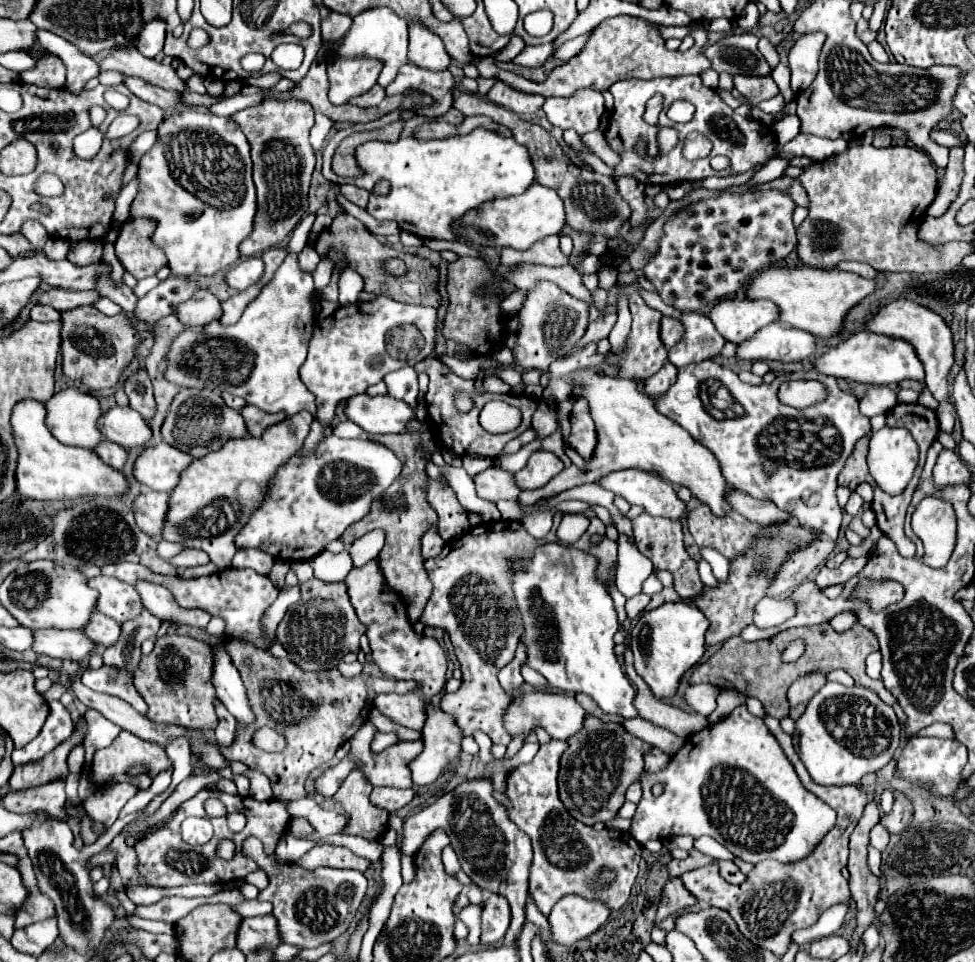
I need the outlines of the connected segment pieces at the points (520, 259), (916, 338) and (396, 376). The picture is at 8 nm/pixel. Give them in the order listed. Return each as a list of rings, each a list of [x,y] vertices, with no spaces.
[[[549,235],[529,251],[515,251],[515,249],[501,249],[501,263],[505,265],[515,265],[515,263],[533,263],[533,265],[545,265],[545,267],[561,267],[567,263],[567,255],[559,247],[559,237]]]
[[[897,299],[897,301],[891,301],[891,303],[883,305],[877,311],[875,317],[867,319],[865,321],[865,329],[873,331],[877,335],[889,335],[893,339],[905,339],[907,343],[913,345],[913,349],[917,351],[917,357],[921,359],[921,363],[925,367],[927,389],[939,401],[937,415],[939,415],[941,431],[951,433],[953,431],[953,423],[955,423],[955,411],[953,411],[953,405],[949,401],[947,375],[949,375],[949,369],[953,365],[953,341],[951,341],[951,331],[945,325],[945,321],[937,313],[933,313],[933,311],[929,311],[929,309],[913,303],[909,299]]]
[[[405,367],[401,371],[389,373],[383,379],[387,383],[389,395],[395,399],[401,399],[405,403],[409,403],[409,407],[417,405],[417,371],[413,367]]]

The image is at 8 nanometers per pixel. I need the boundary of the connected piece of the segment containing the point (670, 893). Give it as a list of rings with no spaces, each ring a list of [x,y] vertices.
[[[679,877],[677,879],[669,879],[669,883],[663,889],[657,921],[663,921],[667,915],[671,915],[675,911],[683,911],[687,907],[693,907],[695,903],[697,903],[697,899],[683,887]]]

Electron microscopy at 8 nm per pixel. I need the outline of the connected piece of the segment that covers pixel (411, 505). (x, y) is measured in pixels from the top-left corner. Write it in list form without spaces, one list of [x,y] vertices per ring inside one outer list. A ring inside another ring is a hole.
[[[423,425],[421,433],[415,431],[405,431],[405,433],[397,433],[397,435],[369,435],[375,443],[385,443],[385,447],[389,447],[403,463],[403,471],[401,475],[395,479],[395,483],[391,485],[391,491],[387,491],[385,495],[381,495],[381,499],[373,501],[373,507],[369,511],[369,515],[365,515],[363,519],[359,519],[357,523],[353,523],[351,527],[345,529],[345,533],[339,537],[347,547],[363,537],[365,533],[373,531],[373,529],[383,529],[387,539],[385,539],[385,547],[379,553],[379,567],[381,573],[385,577],[385,583],[389,585],[389,589],[393,591],[401,591],[403,595],[407,595],[411,599],[411,605],[407,607],[407,615],[411,623],[417,623],[425,601],[429,599],[431,593],[431,583],[427,579],[427,573],[423,569],[423,557],[421,557],[421,537],[425,535],[425,531],[433,525],[437,525],[437,513],[429,507],[427,499],[425,499],[425,461],[421,457],[421,453],[415,449],[417,445],[423,447],[423,453],[429,457],[429,453],[433,449],[437,449],[437,439],[435,435],[427,429],[427,425]]]

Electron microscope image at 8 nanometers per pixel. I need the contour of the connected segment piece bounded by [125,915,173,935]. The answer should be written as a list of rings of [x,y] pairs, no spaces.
[[[125,915],[125,919],[137,927],[137,929],[145,929],[149,933],[167,933],[167,935],[173,935],[173,925],[171,923],[165,923],[165,921],[151,921],[151,919],[141,919],[137,915]]]

